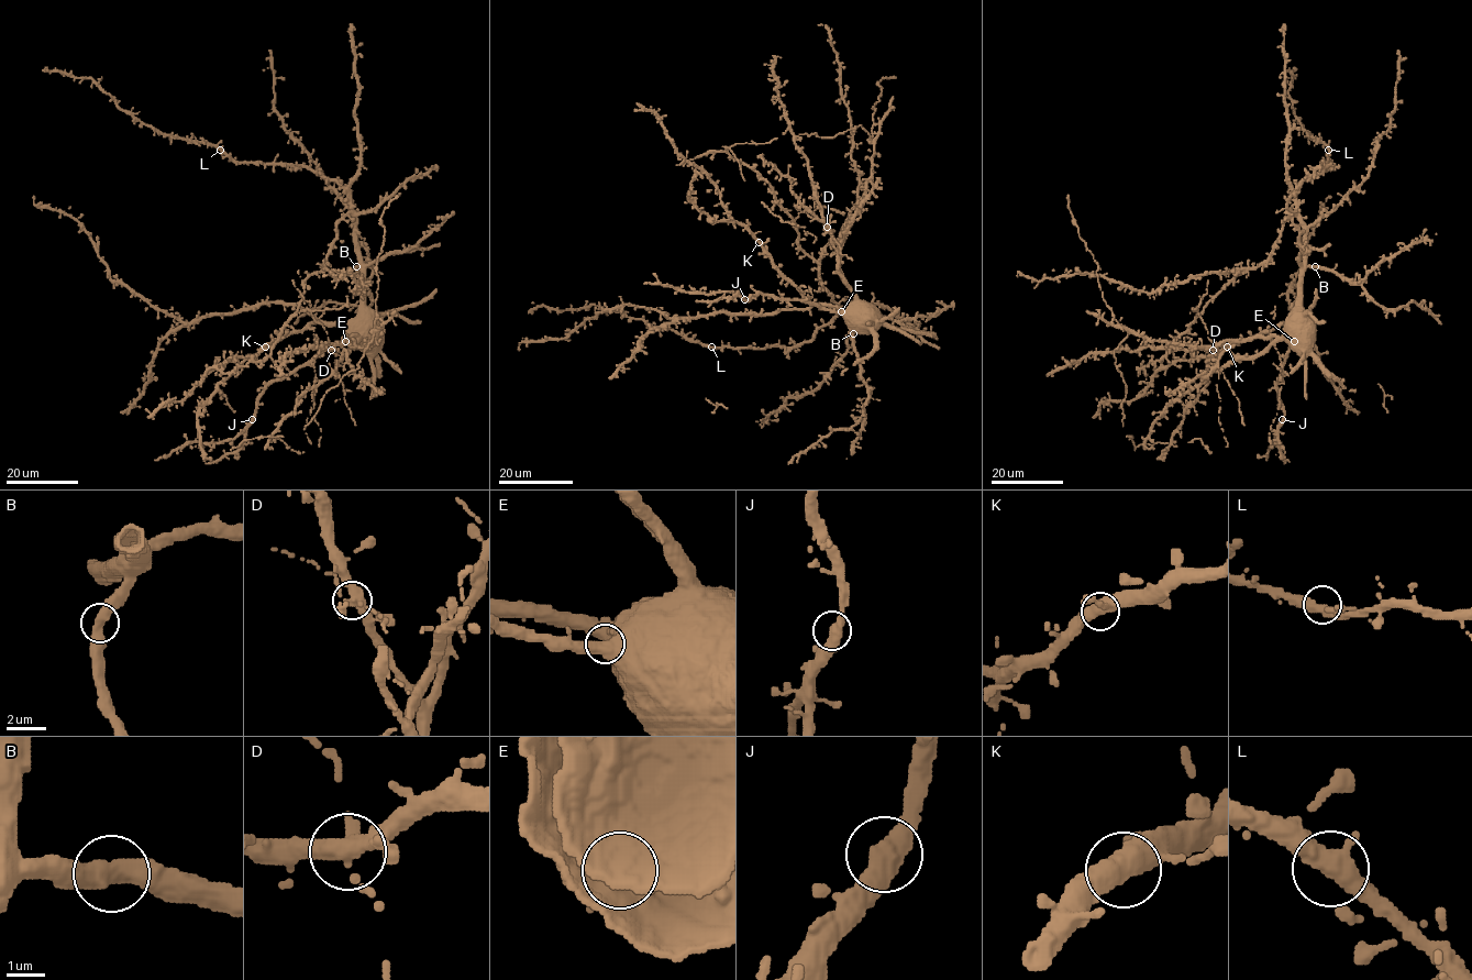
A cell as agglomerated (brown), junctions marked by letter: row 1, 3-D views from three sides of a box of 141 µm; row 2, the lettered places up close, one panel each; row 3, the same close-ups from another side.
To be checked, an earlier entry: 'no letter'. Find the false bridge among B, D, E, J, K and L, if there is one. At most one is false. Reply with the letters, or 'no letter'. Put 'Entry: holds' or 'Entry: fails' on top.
Entry: fails
D

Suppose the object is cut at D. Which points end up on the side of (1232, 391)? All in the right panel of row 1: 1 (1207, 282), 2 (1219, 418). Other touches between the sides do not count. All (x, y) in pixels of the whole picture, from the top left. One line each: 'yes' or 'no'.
1: yes
2: no

